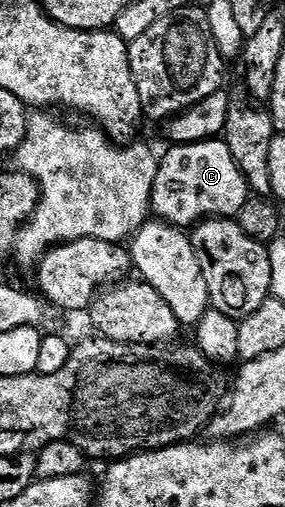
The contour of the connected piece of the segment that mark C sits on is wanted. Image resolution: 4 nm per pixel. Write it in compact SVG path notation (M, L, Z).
M207 139L170 149L166 157L161 157L156 182L152 186L150 207L153 215L183 230L211 218L237 217L252 193L225 139Z

